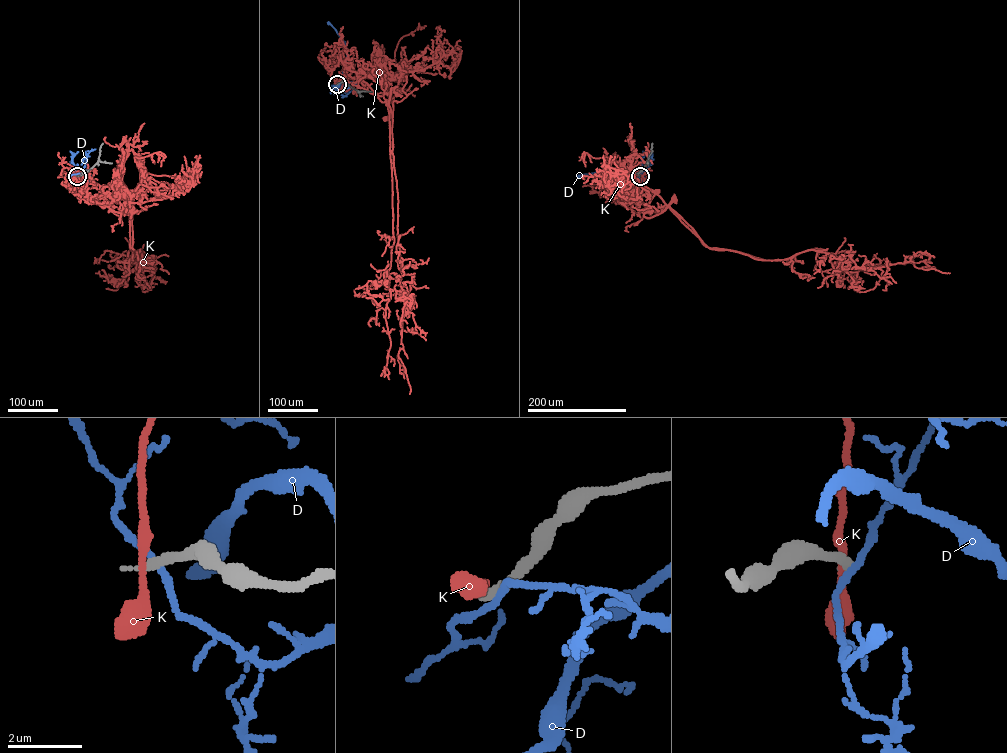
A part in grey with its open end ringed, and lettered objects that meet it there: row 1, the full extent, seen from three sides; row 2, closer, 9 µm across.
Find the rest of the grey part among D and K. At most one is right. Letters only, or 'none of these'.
none of these

